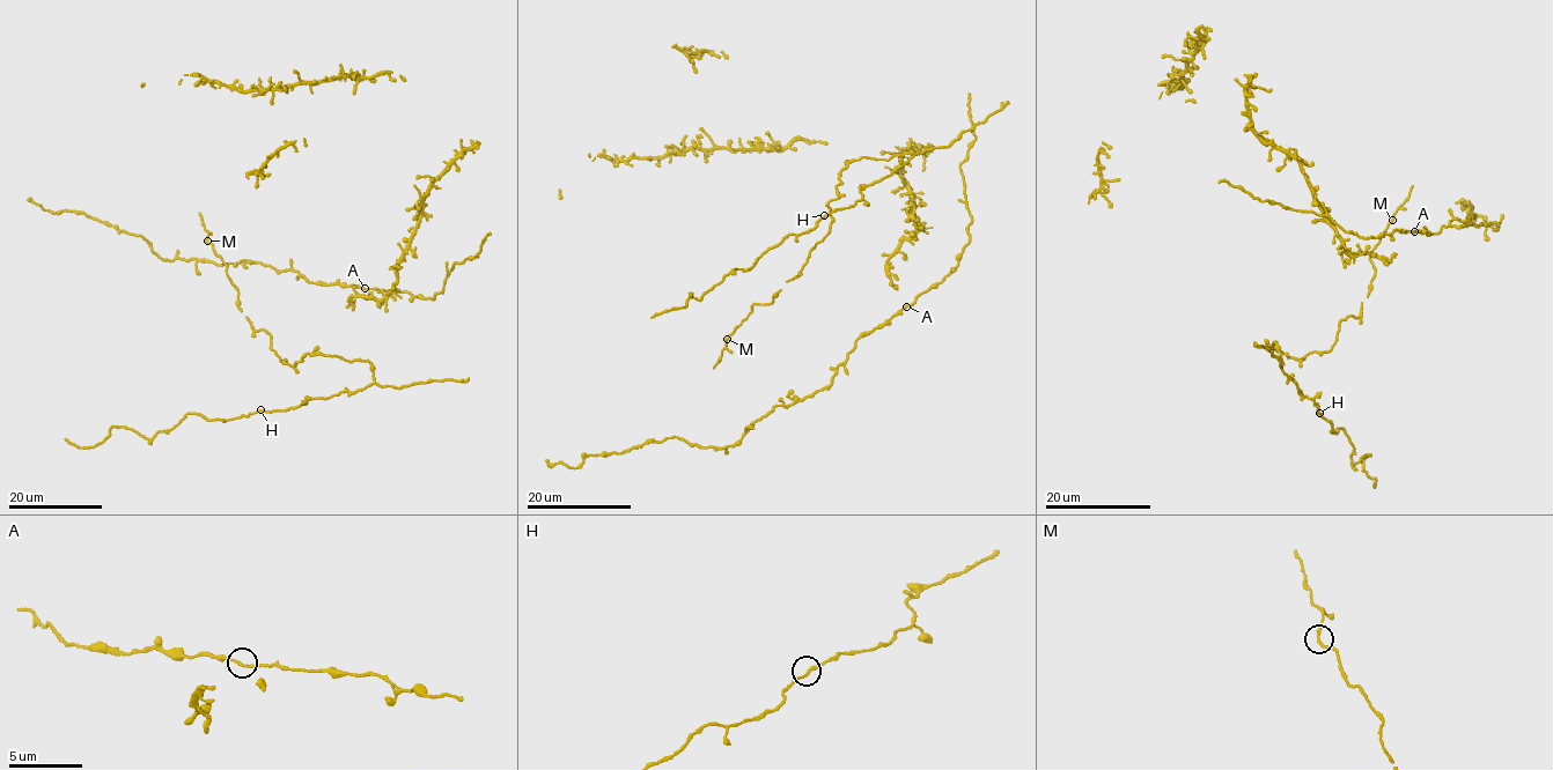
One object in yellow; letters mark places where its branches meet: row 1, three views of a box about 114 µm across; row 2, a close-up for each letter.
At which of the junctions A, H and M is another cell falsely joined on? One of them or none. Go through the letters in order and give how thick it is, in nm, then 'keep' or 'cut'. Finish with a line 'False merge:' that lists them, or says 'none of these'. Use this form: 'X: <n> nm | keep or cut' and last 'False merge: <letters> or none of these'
A: 160 nm | keep
H: 170 nm | keep
M: 170 nm | keep
False merge: none of these

